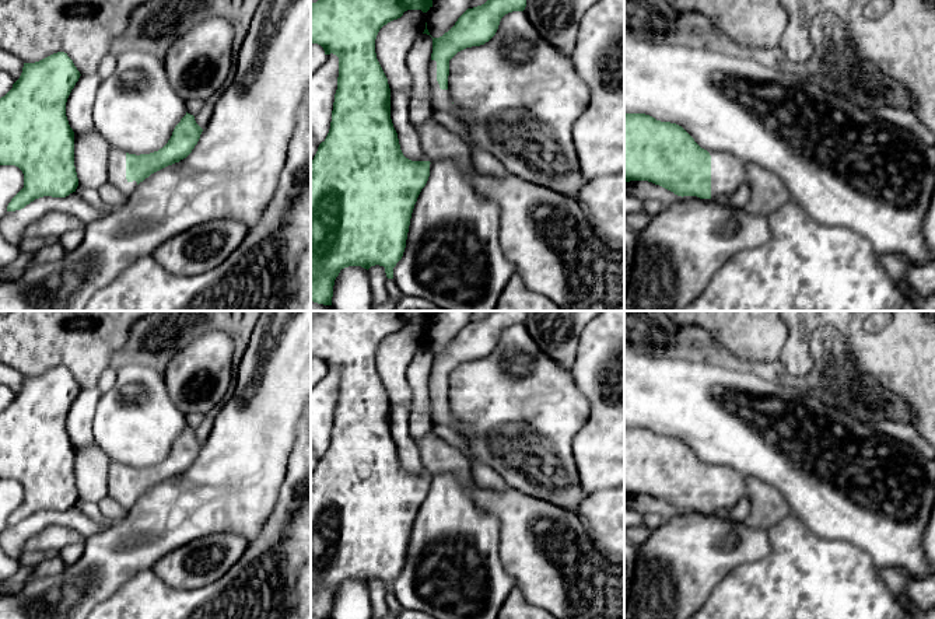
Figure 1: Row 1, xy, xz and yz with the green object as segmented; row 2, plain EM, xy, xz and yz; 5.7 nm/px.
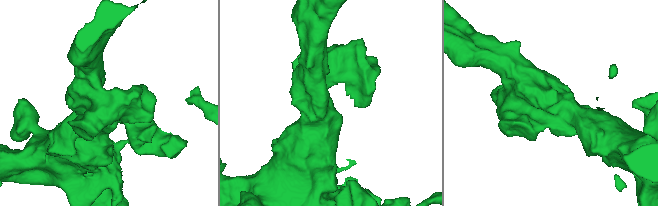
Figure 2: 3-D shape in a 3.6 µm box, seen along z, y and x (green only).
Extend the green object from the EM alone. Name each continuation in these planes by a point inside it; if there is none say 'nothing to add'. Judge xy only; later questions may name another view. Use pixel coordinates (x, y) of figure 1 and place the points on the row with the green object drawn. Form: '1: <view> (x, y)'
1: xy (116, 160)

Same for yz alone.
1: yz (727, 171)

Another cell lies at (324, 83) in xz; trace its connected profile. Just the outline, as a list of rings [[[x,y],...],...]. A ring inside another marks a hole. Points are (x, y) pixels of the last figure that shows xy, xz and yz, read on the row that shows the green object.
[[[333,53],[326,55],[323,64],[311,76],[311,133],[319,144],[330,129],[337,77],[339,57]]]

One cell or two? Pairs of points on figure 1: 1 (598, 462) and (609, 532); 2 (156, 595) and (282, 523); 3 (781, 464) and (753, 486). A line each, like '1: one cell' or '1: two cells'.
1: two cells
2: one cell
3: two cells

